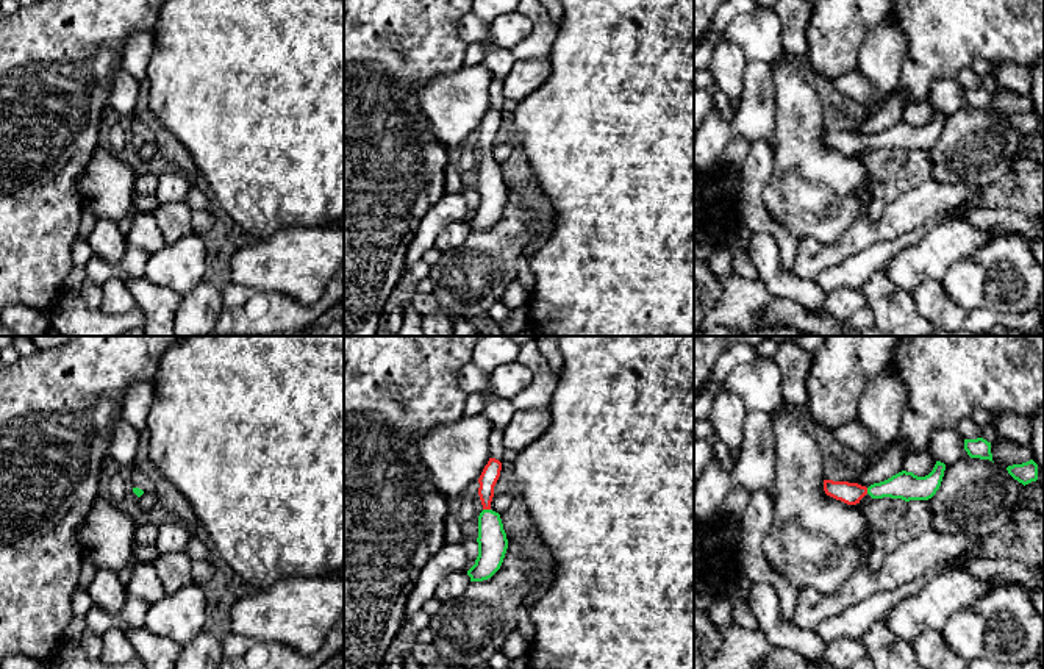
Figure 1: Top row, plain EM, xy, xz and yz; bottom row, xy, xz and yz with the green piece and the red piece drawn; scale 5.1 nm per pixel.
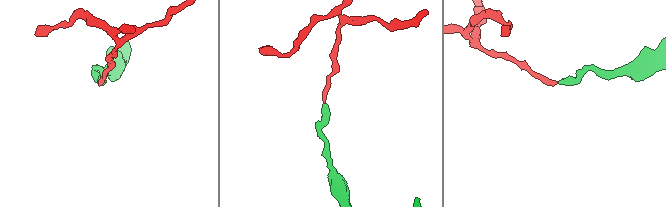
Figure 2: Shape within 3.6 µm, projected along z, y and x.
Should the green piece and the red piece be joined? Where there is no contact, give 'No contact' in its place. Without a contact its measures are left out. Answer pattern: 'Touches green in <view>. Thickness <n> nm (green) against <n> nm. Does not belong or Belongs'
Touches green in xz. Thickness 150 nm (green) against 90 nm. Belongs

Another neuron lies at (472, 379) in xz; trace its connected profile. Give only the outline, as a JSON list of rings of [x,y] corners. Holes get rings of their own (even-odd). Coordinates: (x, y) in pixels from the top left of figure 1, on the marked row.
[[[472,361],[459,370],[459,386],[469,394],[477,394],[491,386],[489,375]]]

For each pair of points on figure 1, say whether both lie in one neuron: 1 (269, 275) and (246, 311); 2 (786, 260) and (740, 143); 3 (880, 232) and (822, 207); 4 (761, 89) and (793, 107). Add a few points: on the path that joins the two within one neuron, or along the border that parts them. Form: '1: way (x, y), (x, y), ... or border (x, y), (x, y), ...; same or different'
1: border (232, 282), (263, 291), (283, 293), (296, 300); different
2: border (750, 143), (746, 160), (740, 168); different
3: border (865, 213), (833, 241), (824, 243); different
4: border (775, 67), (772, 133); different

